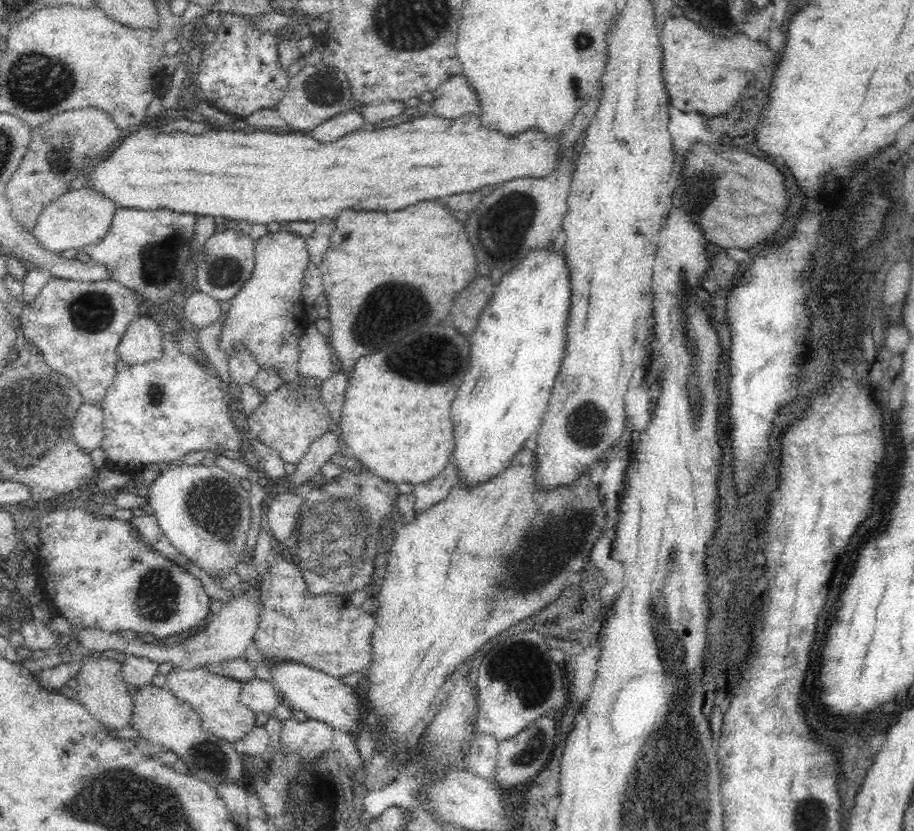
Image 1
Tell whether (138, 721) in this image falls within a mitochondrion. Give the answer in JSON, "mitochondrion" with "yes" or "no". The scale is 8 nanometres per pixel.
{"mitochondrion":"no"}

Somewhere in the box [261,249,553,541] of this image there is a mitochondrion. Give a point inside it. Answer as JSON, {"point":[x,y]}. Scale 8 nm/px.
{"point":[381,298]}

